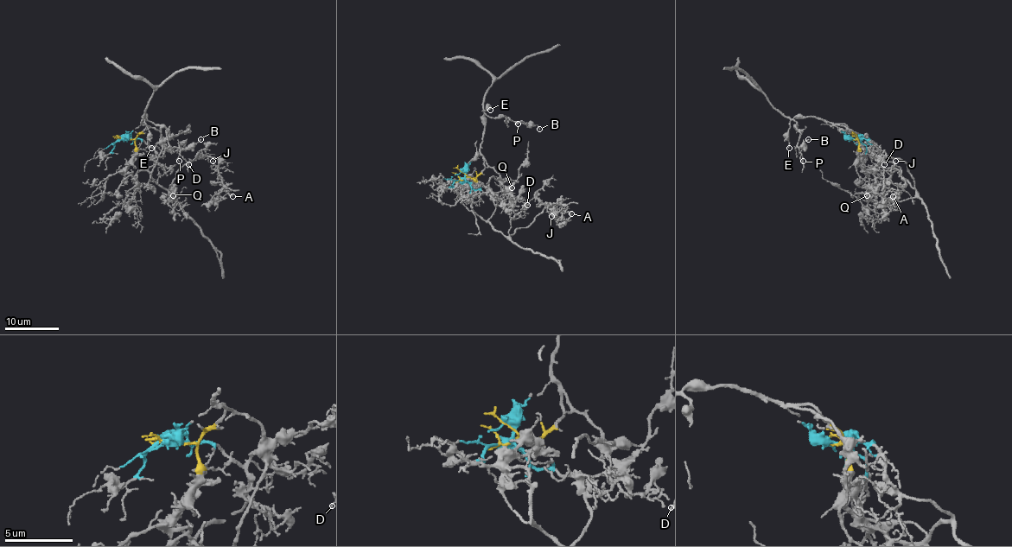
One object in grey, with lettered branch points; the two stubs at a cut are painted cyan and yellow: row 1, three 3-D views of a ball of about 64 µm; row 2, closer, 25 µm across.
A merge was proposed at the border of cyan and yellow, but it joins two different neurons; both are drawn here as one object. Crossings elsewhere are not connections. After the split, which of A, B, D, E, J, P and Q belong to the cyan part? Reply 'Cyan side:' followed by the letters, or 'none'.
Cyan side: A, D, J, Q

